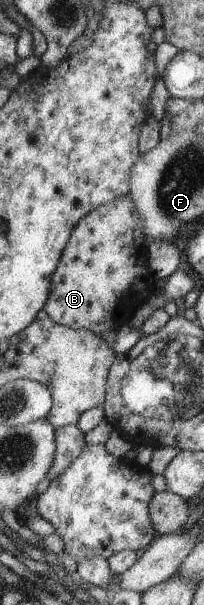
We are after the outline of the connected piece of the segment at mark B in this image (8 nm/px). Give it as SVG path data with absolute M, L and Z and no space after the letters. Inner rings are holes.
M129 193L99 205L77 221L72 229L58 265L52 274L48 299L43 310L55 323L72 329L85 329L101 335L108 329L119 330L129 323L134 310L156 289L157 280L147 266L147 245L150 239L144 231L140 216Z

